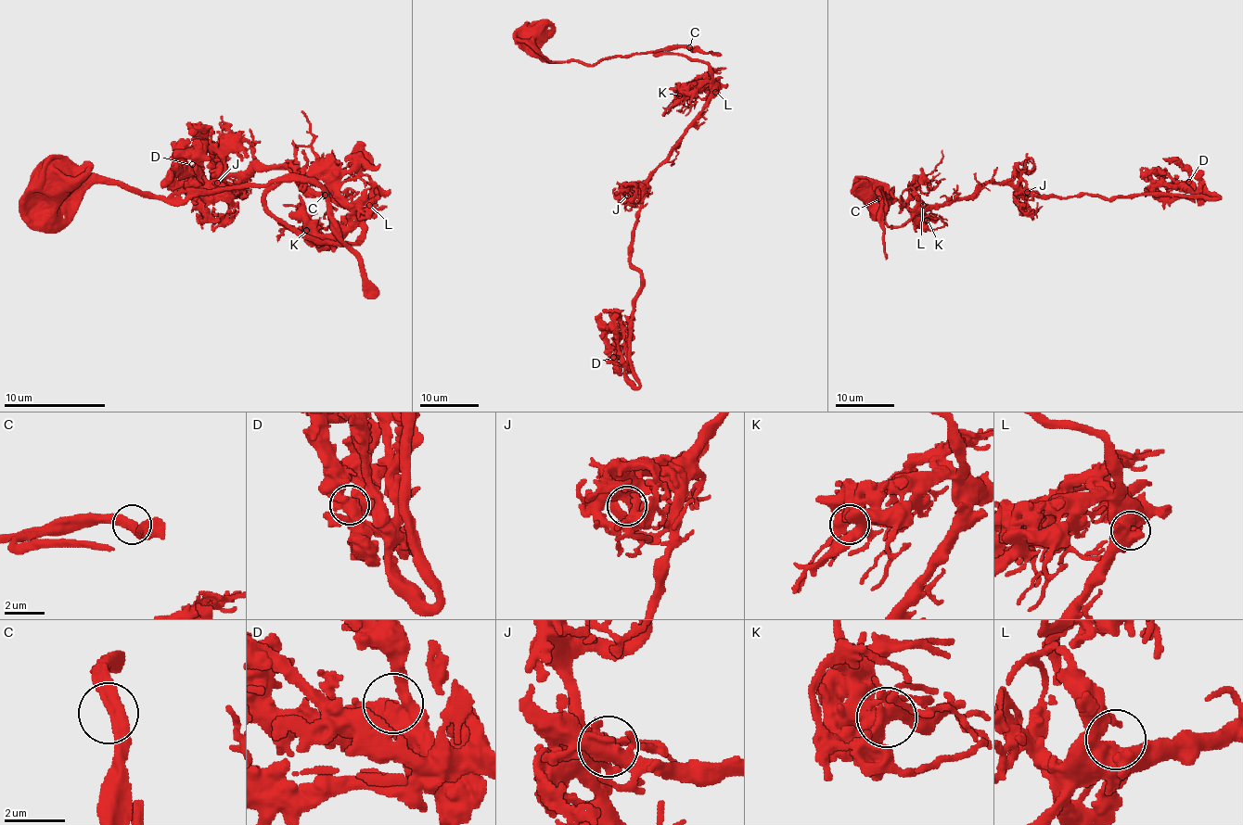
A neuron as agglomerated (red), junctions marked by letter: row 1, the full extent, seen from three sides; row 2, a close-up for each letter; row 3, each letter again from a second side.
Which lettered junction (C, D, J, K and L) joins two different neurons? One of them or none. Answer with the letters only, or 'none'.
none

